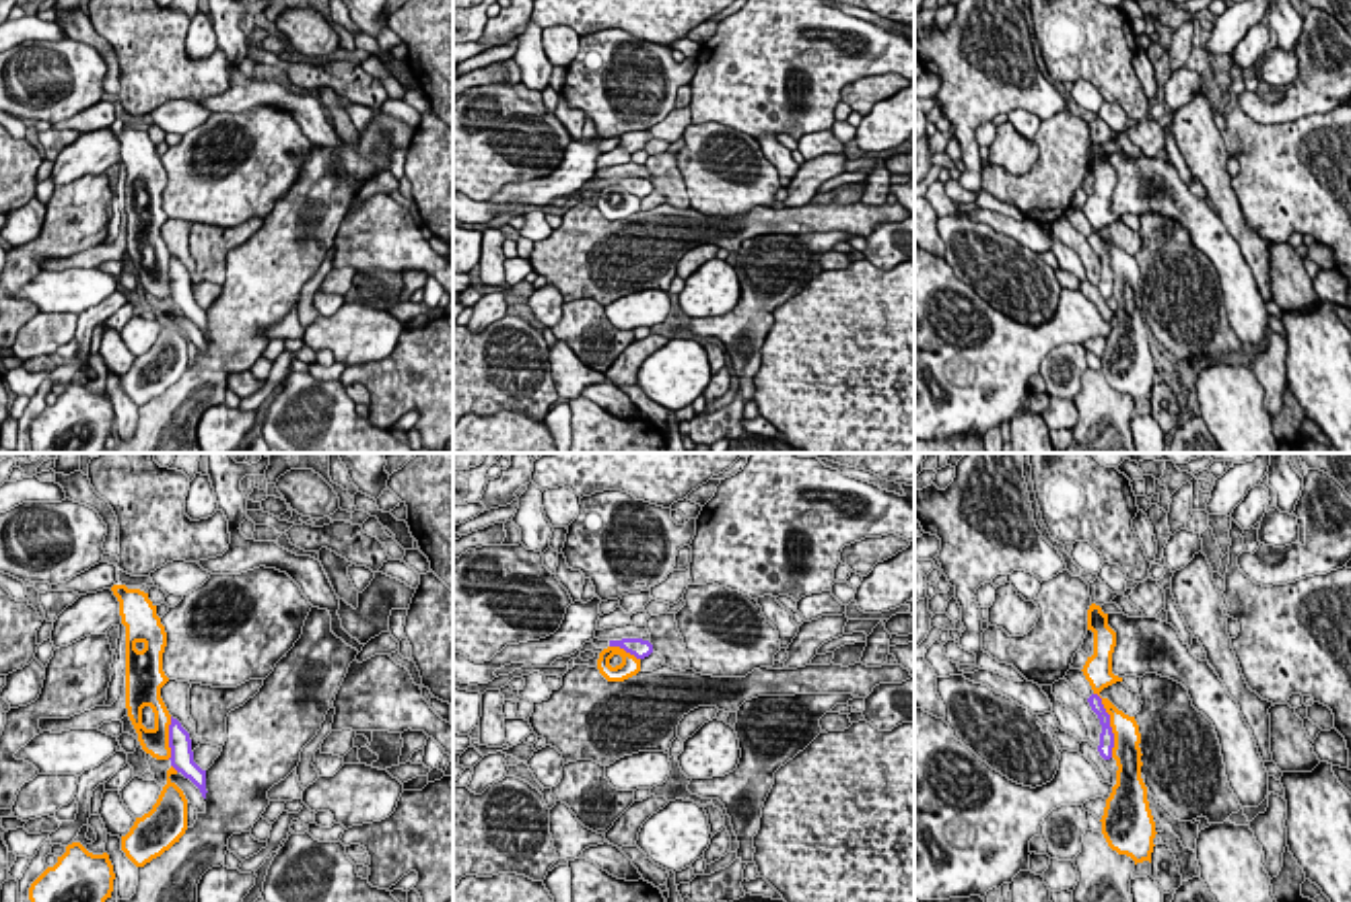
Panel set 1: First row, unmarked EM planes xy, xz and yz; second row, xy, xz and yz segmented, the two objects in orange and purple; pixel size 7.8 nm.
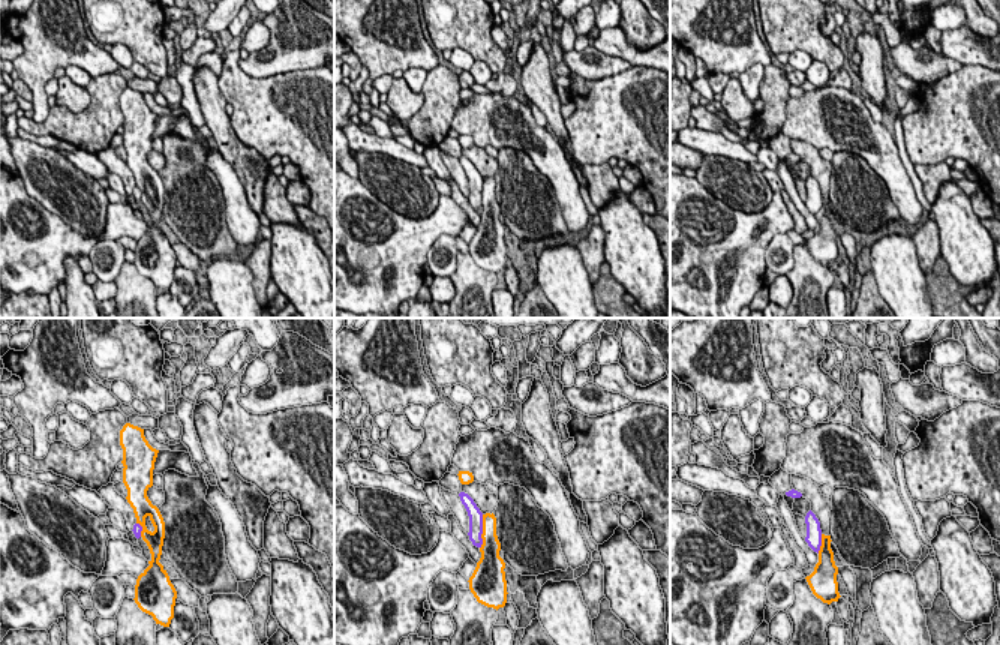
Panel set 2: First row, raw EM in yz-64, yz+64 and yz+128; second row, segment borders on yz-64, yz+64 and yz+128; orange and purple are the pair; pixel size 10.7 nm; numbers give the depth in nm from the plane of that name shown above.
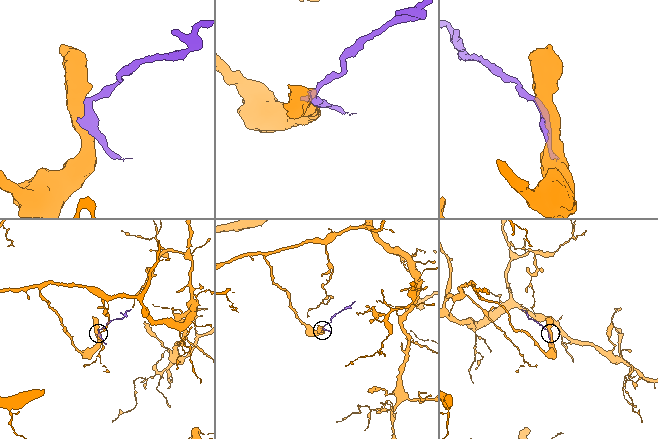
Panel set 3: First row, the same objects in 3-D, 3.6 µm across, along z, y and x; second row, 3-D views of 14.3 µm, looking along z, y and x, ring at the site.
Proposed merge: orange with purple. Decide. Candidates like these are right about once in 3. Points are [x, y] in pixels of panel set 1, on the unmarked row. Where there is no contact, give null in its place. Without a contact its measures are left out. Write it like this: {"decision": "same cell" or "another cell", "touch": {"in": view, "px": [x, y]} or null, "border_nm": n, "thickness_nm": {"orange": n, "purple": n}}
{"decision": "same cell", "touch": {"in": "yz", "px": [1111, 264]}, "border_nm": 550, "thickness_nm": {"orange": 220, "purple": 130}}

